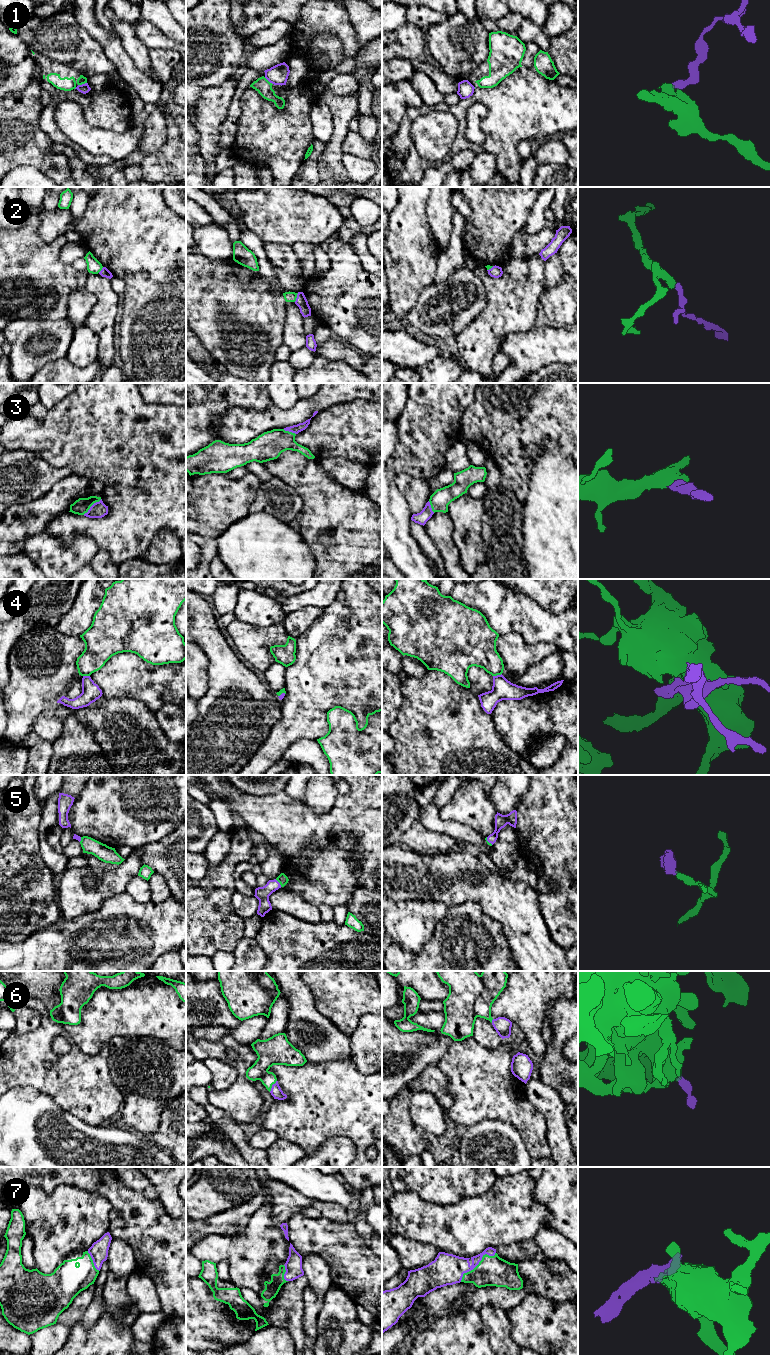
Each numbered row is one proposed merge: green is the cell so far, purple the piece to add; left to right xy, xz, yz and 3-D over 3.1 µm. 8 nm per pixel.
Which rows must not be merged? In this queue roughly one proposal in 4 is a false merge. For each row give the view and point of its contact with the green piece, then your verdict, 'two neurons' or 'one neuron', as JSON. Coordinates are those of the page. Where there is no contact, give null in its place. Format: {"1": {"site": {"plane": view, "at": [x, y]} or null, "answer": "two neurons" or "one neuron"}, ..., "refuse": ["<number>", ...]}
{"1": {"site": {"plane": "xy", "at": [82, 83]}, "answer": "two neurons"}, "2": {"site": {"plane": "xz", "at": [296, 297]}, "answer": "one neuron"}, "3": {"site": {"plane": "xy", "at": [91, 505]}, "answer": "one neuron"}, "4": {"site": {"plane": "yz", "at": [497, 674]}, "answer": "two neurons"}, "5": {"site": {"plane": "xz", "at": [279, 882]}, "answer": "one neuron"}, "6": {"site": {"plane": "xz", "at": [271, 1086]}, "answer": "one neuron"}, "7": {"site": {"plane": "yz", "at": [478, 1264]}, "answer": "one neuron"}, "refuse": ["1", "4"]}

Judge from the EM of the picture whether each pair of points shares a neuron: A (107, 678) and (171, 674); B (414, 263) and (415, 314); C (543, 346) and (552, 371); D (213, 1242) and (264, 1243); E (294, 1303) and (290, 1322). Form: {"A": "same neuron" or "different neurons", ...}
{"A": "same neuron", "B": "different neurons", "C": "different neurons", "D": "same neuron", "E": "same neuron"}

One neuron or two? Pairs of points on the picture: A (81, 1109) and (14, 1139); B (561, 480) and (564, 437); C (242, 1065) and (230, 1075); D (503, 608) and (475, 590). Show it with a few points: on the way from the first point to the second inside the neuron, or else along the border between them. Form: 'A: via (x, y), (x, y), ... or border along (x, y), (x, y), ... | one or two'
A: border along (53, 1099), (63, 1109), (92, 1125) | two
B: border along (544, 440), (553, 440), (567, 457) | two
C: border along (215, 1058), (237, 1072), (226, 1089) | two
D: via (496, 602), (489, 596), (482, 596) | one

